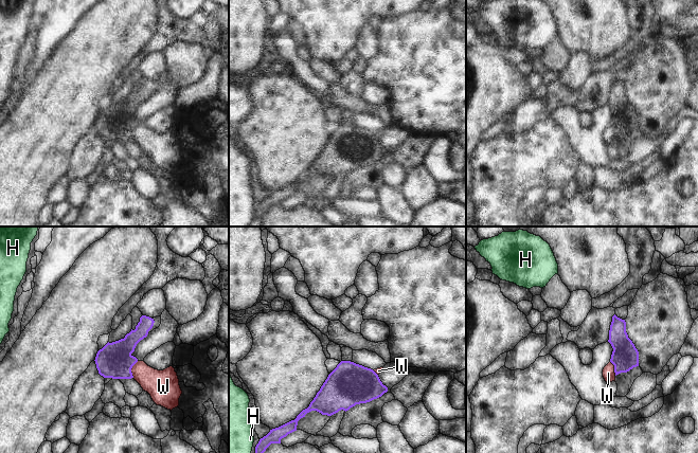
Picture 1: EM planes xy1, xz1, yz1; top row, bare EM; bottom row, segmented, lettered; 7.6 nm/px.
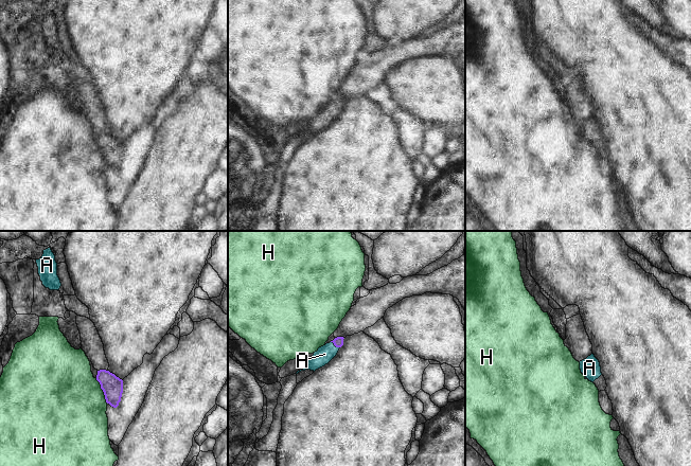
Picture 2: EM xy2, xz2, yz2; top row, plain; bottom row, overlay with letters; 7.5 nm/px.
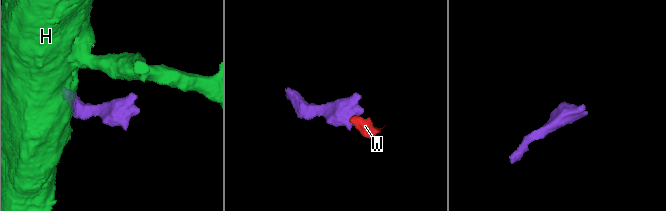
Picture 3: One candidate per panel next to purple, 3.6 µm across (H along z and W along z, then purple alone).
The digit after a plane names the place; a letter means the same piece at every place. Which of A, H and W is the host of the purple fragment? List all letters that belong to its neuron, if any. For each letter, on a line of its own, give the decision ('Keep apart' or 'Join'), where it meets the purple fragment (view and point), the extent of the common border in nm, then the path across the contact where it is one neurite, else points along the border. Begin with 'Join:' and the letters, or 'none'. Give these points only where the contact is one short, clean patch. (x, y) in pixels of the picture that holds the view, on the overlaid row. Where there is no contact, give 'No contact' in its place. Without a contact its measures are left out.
Join: A
A: Join. Touches purple at xz2 (335, 345). Shared border 90 nm. Path across: xz2 (338, 342), (335, 345), (324, 354)
H: Keep apart. Touches purple at xy2 (103, 391). Shared border 220 nm
W: Keep apart. Touches purple at xy1 (130, 369). Shared border 130 nm. Boundary: xy1 (138, 361), (131, 368), (132, 377)

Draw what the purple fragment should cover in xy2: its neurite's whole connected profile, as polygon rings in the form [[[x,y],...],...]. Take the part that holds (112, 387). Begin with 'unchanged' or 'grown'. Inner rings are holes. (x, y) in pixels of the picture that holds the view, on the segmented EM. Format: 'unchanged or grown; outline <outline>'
unchanged; outline [[[106,370],[98,371],[96,380],[101,384],[106,402],[117,408],[123,393],[123,380]]]

